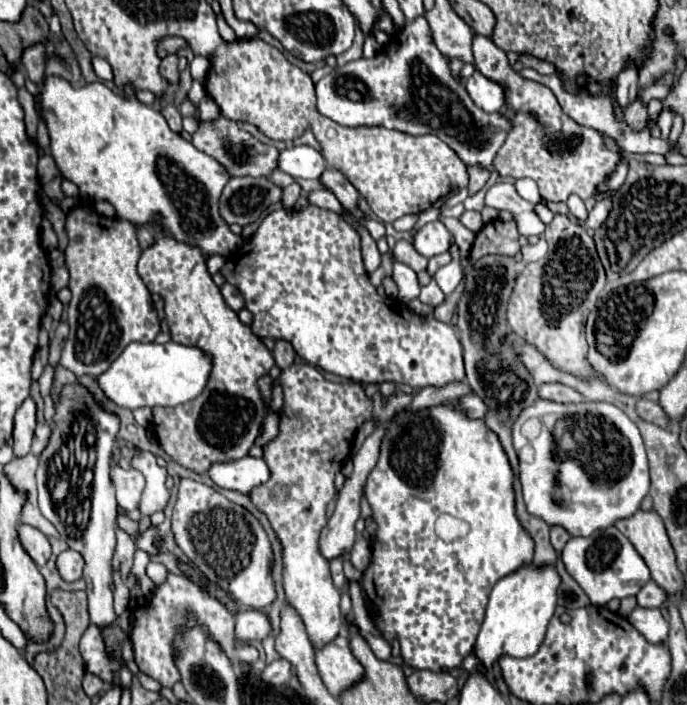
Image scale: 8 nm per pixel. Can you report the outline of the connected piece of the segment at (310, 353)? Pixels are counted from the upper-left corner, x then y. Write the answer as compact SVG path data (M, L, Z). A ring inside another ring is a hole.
M311 204L303 210L273 210L257 232L227 258L221 274L243 294L245 308L253 314L253 334L291 342L301 358L327 372L365 384L393 380L413 388L445 386L465 378L463 350L455 330L433 316L411 314L399 300L379 296L363 268L359 234L331 210Z

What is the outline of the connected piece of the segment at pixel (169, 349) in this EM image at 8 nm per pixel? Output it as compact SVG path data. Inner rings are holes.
M131 342L119 356L113 360L113 366L105 374L97 376L97 384L103 394L121 408L141 408L141 406L179 406L187 400L197 398L209 378L211 356L199 348L167 342L167 344L143 344Z

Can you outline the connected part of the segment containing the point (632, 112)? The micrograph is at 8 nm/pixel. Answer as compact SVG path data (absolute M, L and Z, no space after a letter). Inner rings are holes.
M639 94L637 98L625 108L625 122L637 130L643 130L647 126L647 110L645 110L645 104L641 102Z

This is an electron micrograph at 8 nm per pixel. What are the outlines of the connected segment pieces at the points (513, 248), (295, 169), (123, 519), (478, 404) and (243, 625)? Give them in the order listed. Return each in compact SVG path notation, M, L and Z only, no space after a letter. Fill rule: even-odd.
M493 220L485 224L471 246L471 264L475 264L475 258L483 258L487 254L503 254L503 256L515 256L519 252L519 232L517 224Z
M295 146L283 150L279 156L279 170L291 174L293 178L321 178L327 170L325 158L311 146Z
M119 514L117 516L117 524L129 534L129 536L141 536L145 532L145 528L139 522L133 522L127 514Z
M477 395L465 396L459 400L459 408L473 419L481 419L485 416L487 406Z
M247 610L235 616L235 640L237 642L245 644L253 640L263 640L269 634L271 634L271 622L263 612Z

